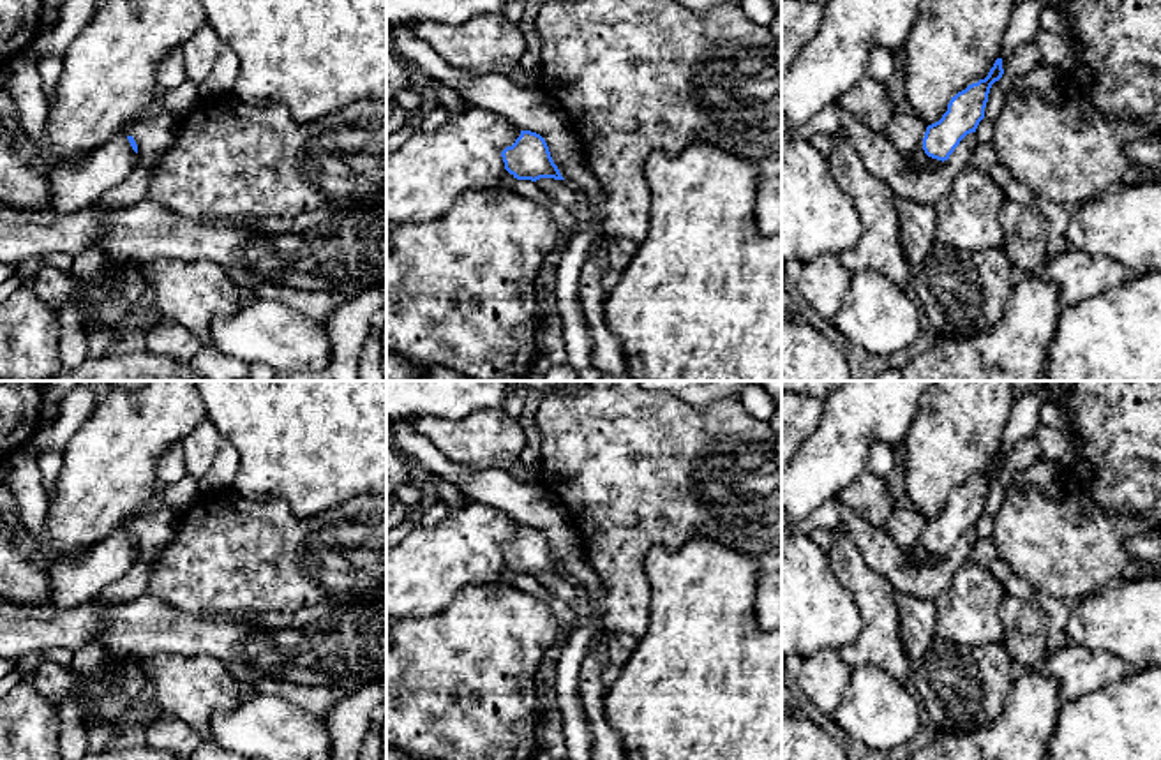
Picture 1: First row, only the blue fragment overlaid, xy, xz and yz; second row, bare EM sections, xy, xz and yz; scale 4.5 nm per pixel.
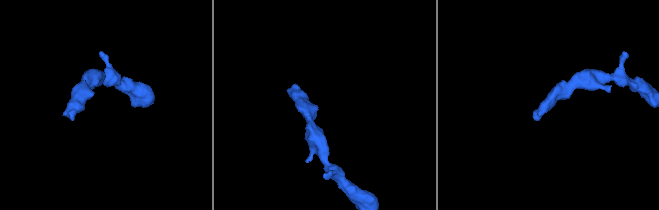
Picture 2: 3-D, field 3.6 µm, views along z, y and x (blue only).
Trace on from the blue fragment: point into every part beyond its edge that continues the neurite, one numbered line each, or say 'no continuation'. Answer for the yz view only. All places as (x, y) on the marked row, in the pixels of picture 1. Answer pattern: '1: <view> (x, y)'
1: yz (918, 159)

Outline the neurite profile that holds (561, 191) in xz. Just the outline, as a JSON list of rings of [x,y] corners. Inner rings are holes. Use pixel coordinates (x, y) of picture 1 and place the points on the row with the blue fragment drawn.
[[[540,178],[535,183],[547,194],[551,194],[565,208],[580,212],[580,194],[566,180]]]

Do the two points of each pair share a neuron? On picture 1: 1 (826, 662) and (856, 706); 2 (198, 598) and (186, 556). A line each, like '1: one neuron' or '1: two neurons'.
1: two neurons
2: one neuron

